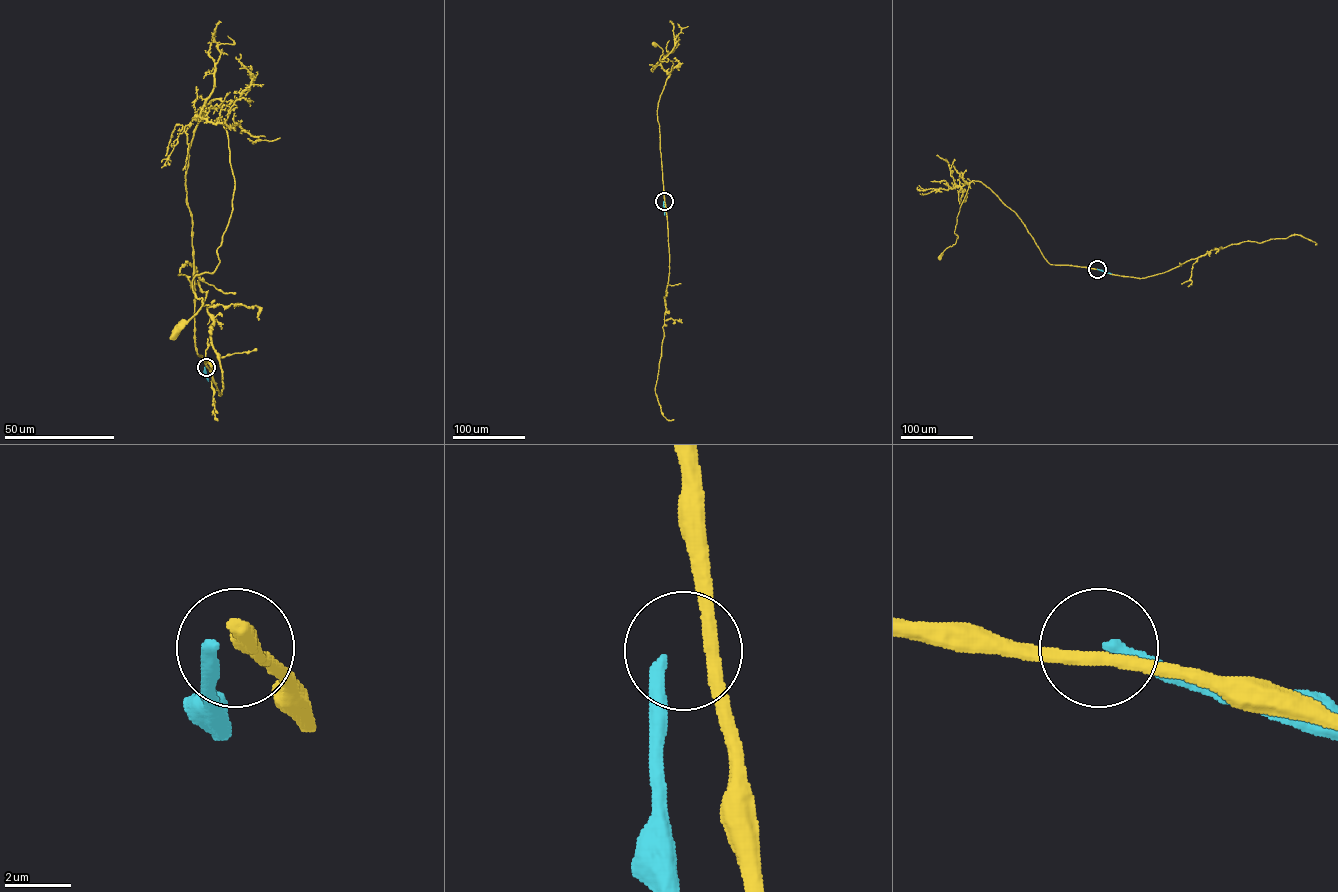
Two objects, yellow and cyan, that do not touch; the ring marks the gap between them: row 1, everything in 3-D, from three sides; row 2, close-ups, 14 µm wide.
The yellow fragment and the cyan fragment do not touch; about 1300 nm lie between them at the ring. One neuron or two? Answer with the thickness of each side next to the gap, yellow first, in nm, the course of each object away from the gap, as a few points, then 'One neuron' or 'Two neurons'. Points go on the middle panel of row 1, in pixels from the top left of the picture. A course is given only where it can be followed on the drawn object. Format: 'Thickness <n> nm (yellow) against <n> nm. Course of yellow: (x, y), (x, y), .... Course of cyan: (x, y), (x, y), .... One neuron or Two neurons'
Thickness 380 nm (yellow) against 340 nm. Course of yellow: (664, 201), (657, 109), (673, 64), (668, 58), (667, 62), (659, 60), (663, 50), (654, 44). Course of cyan: (663, 201), (664, 215). Two neurons

